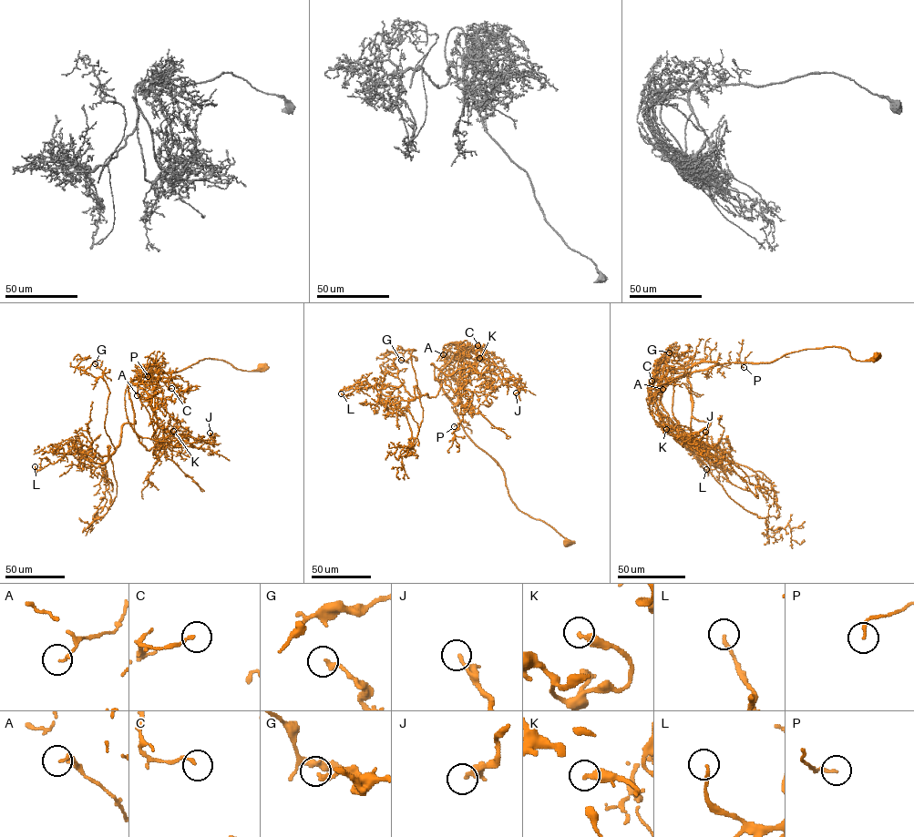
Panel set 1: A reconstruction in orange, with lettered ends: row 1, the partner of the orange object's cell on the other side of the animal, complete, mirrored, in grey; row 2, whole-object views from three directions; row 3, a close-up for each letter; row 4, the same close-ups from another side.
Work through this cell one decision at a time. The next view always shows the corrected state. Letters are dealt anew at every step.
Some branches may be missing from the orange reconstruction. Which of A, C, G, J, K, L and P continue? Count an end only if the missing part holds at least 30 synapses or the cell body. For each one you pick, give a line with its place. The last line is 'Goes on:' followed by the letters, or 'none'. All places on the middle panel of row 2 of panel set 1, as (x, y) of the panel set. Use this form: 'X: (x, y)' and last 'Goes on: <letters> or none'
Goes on: none

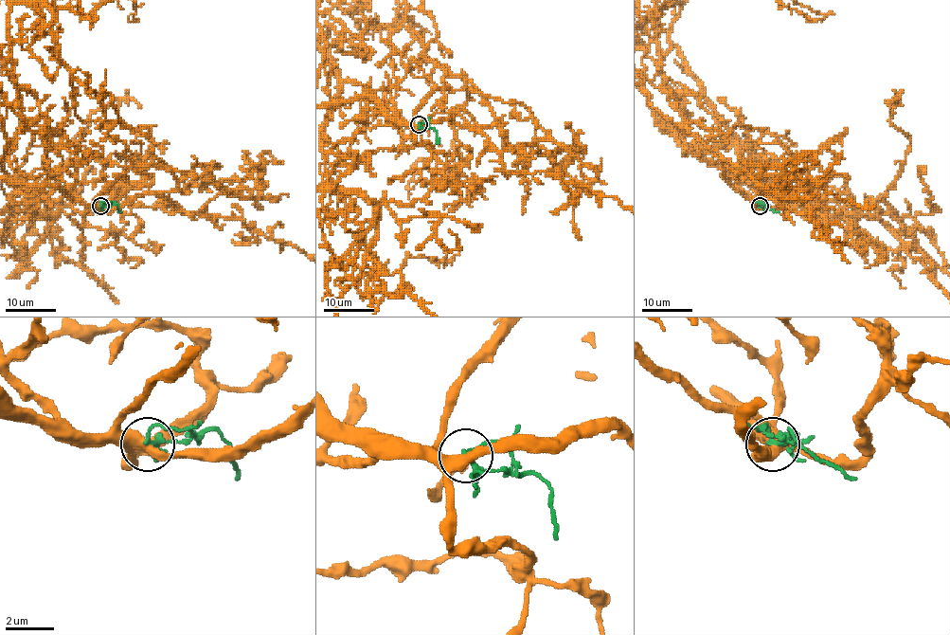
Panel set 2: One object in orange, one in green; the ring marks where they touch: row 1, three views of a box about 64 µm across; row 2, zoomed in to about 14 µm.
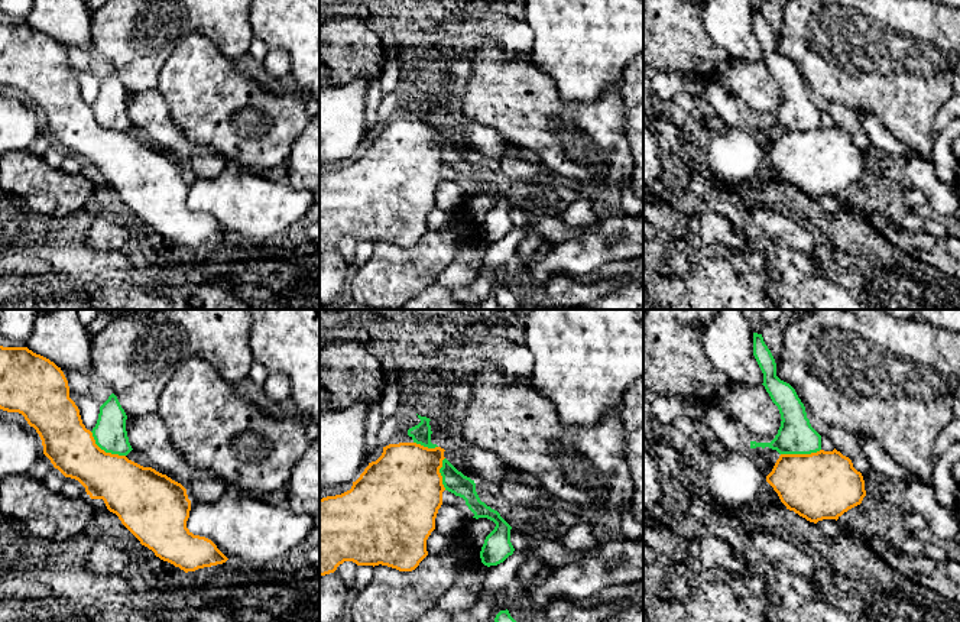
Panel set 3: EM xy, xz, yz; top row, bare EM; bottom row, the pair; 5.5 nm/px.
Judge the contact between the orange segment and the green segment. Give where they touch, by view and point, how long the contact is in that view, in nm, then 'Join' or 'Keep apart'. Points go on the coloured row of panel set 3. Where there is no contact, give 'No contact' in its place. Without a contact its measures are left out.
Touches orange at xy (103, 450). Shared border 240 nm. Keep apart

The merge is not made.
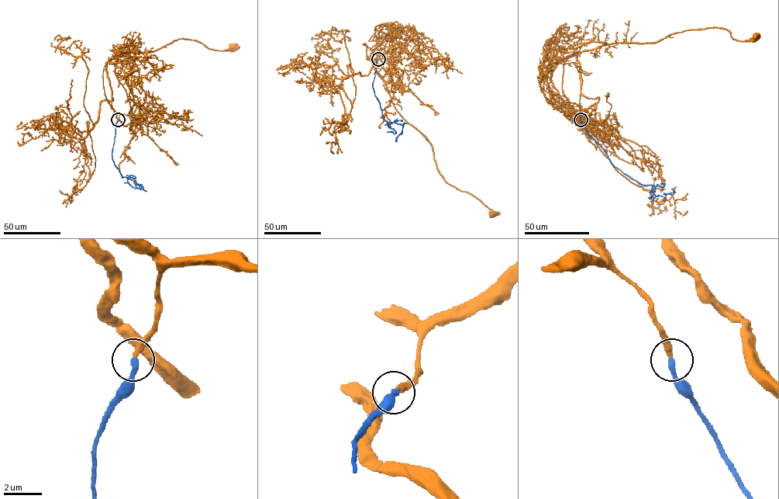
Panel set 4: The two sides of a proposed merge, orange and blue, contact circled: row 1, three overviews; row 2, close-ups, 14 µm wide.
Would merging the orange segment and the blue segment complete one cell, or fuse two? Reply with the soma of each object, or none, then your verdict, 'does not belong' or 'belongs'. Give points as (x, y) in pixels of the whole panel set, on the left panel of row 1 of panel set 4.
soma orange (232, 46); soma blue none; belongs

